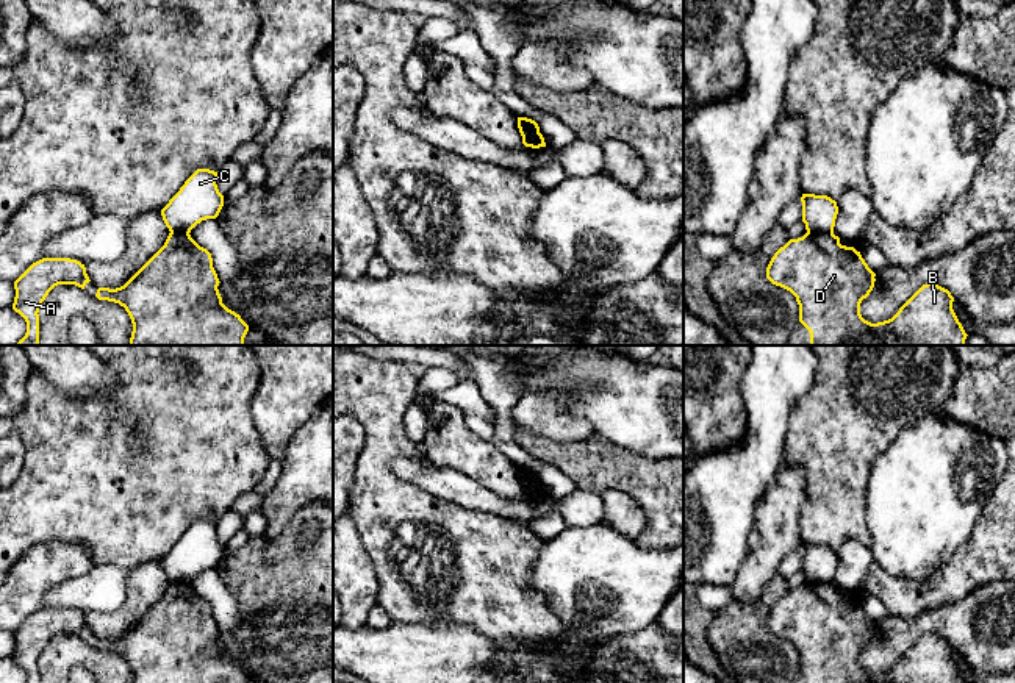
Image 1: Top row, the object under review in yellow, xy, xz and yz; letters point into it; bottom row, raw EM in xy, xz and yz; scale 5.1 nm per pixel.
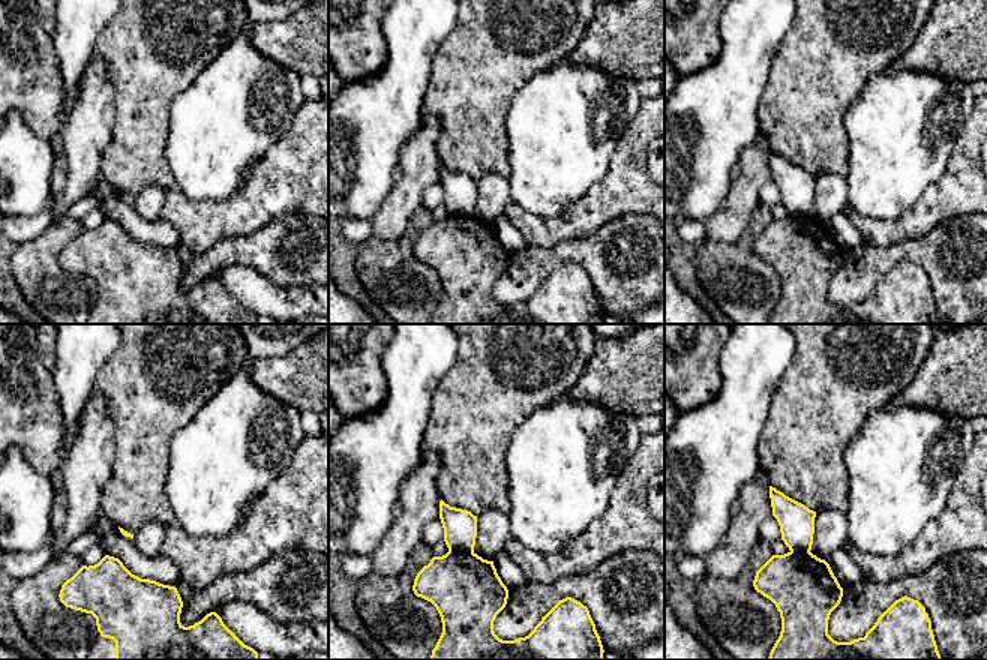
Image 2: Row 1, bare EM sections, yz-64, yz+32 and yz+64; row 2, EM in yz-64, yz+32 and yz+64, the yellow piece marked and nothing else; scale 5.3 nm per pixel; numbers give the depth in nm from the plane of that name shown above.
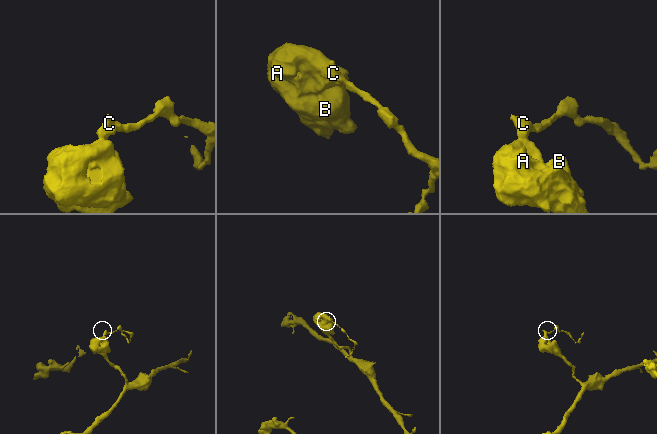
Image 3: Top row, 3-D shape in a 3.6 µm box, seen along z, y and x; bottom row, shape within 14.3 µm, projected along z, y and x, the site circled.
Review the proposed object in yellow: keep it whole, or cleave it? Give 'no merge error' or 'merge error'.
merge error

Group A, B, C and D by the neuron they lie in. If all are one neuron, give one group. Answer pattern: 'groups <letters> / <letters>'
groups A B D / C

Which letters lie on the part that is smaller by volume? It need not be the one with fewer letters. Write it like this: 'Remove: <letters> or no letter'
Remove: C

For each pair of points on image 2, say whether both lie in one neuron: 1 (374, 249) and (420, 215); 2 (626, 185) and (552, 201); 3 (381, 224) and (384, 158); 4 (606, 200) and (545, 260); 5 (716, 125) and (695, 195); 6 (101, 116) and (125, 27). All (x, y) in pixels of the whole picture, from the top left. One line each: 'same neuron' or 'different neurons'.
1: same neuron
2: different neurons
3: different neurons
4: different neurons
5: same neuron
6: different neurons

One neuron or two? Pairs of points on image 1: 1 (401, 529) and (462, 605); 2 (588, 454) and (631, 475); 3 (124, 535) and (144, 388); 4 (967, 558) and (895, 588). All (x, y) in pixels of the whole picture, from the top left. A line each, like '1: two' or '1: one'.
1: one
2: one
3: one
4: one

